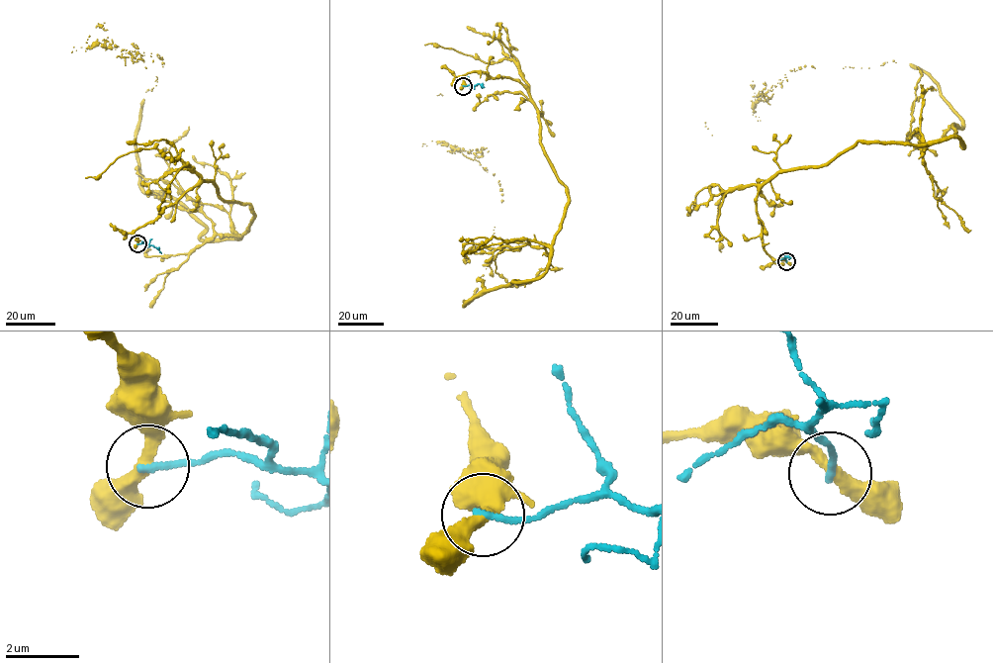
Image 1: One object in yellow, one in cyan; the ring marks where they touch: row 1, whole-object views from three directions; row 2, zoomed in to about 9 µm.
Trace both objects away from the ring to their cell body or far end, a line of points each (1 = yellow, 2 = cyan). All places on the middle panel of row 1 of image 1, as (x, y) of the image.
1: (463, 86), (477, 71), (519, 81), (568, 196), (545, 272), (466, 307), (499, 186), (438, 141), (439, 94)
2: (463, 86), (479, 84), (484, 87)

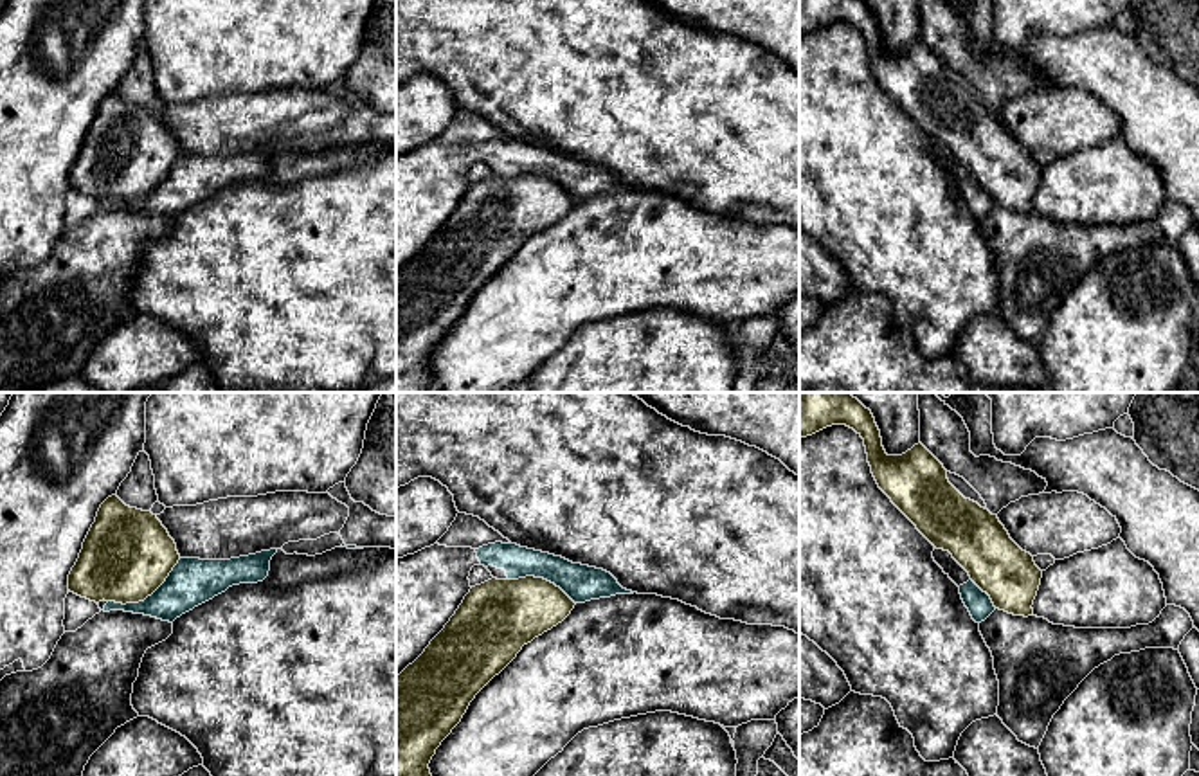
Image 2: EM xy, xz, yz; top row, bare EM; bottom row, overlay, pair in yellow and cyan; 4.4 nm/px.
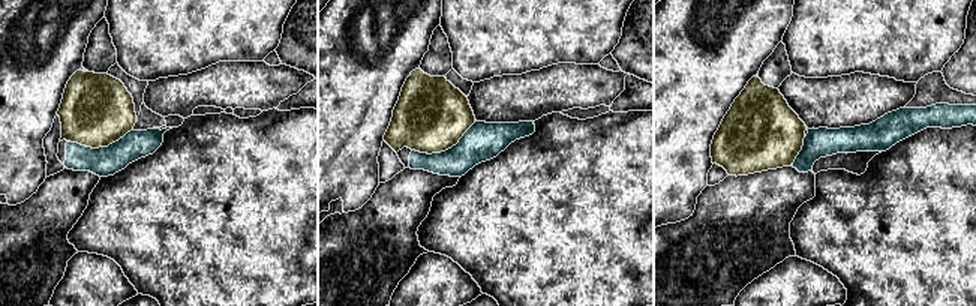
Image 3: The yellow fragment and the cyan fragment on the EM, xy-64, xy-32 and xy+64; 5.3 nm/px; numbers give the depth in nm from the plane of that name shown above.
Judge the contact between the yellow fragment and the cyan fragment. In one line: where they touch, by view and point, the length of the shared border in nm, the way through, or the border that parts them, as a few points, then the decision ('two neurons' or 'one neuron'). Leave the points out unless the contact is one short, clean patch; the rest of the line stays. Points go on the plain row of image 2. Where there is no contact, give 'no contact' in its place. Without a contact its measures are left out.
contact xy (146, 193); length 380 nm; border xy (180, 155), (170, 171), (143, 197), (108, 198); two neurons

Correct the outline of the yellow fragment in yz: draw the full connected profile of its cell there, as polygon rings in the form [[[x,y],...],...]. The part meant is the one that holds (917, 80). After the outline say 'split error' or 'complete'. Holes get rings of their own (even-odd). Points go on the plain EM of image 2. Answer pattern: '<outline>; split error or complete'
[[[799,0],[799,34],[832,22],[846,22],[864,36],[879,85],[936,146],[952,151],[970,176],[990,193],[996,205],[1014,212],[1033,212],[1032,202],[1042,175],[1033,153],[1010,135],[997,112],[965,95],[949,79],[943,61],[922,40],[902,52],[888,52],[875,14],[862,0]]]; complete

